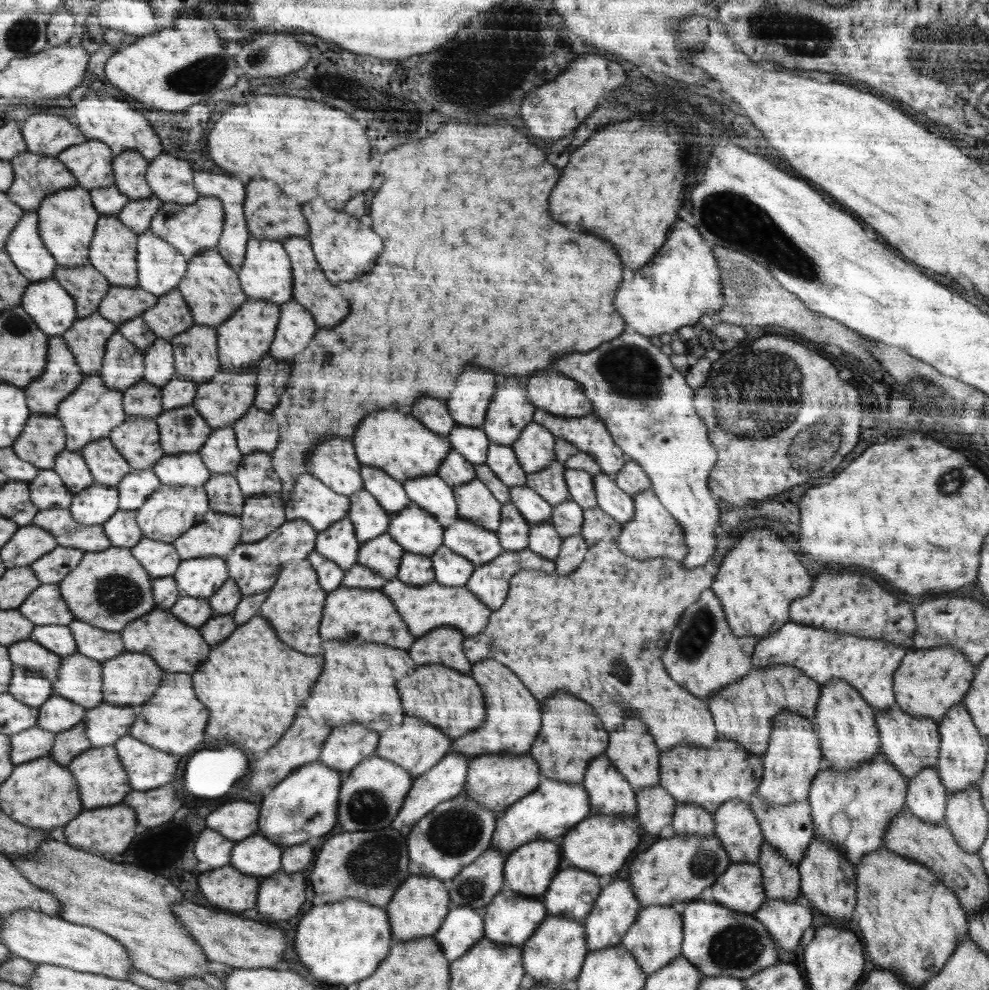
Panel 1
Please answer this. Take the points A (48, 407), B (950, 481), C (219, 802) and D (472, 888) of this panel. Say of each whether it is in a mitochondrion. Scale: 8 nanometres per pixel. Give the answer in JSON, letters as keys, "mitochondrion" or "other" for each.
{"A":"other","B":"mitochondrion","C":"other","D":"mitochondrion"}

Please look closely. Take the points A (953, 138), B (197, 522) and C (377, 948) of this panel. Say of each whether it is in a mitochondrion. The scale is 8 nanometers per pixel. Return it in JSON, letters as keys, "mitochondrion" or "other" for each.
{"A":"other","B":"other","C":"other"}

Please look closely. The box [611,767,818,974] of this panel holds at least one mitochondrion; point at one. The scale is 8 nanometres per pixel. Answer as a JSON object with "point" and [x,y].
{"point":[736,946]}

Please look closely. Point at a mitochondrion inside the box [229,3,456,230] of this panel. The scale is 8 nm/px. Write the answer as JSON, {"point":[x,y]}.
{"point":[260,57]}

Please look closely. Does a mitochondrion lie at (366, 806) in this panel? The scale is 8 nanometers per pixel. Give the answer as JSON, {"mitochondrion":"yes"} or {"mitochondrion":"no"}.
{"mitochondrion":"yes"}

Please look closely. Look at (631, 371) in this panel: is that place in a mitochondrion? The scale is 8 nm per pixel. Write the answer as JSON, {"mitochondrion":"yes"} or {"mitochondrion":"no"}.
{"mitochondrion":"yes"}

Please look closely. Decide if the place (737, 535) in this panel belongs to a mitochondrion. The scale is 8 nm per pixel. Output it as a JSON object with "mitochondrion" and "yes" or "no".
{"mitochondrion":"no"}

